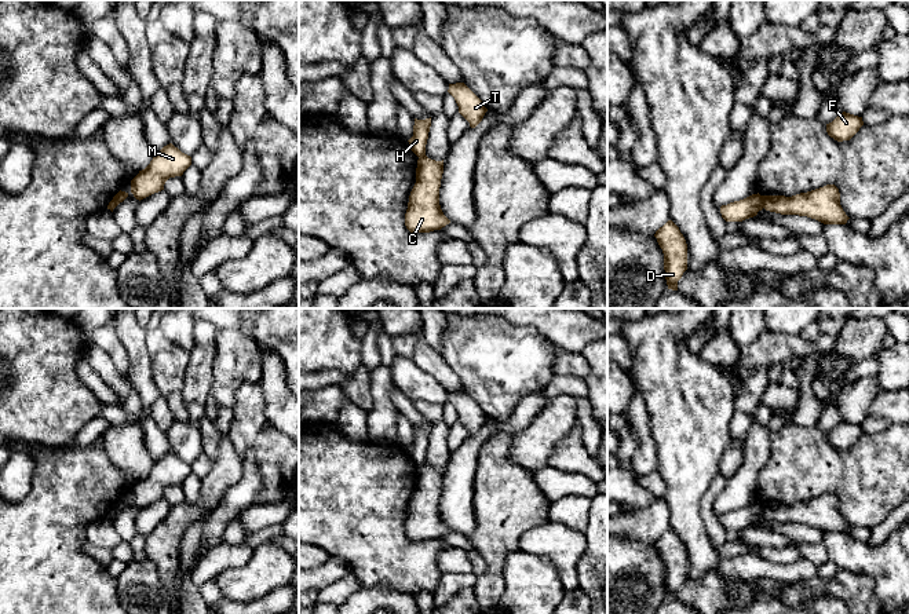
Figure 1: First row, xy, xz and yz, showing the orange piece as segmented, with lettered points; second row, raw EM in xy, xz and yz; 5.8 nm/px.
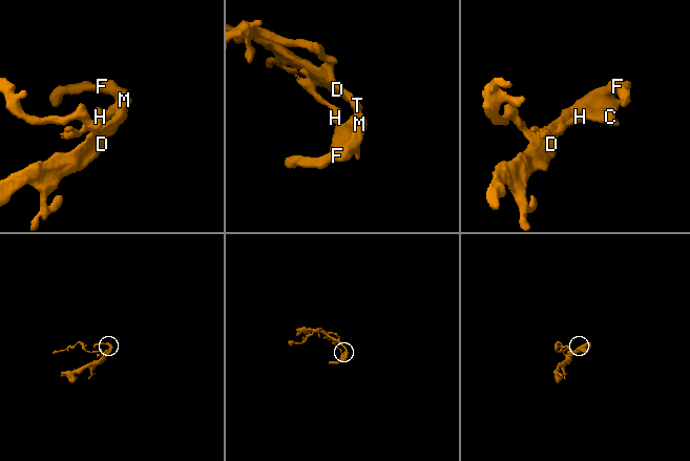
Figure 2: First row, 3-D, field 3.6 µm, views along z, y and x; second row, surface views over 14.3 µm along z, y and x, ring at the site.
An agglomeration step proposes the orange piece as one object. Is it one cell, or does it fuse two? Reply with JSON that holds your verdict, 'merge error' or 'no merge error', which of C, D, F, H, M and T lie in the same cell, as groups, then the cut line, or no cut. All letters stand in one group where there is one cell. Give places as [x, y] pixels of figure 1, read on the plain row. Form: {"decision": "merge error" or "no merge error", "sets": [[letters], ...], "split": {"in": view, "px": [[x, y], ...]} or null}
{"decision": "merge error", "sets": [["C", "D", "F", "M", "T"], ["H"]], "split": {"in": "yz", "px": [[762, 504], [763, 515]]}}

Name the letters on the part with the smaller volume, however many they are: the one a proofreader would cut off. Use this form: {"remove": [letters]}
{"remove": ["H"]}

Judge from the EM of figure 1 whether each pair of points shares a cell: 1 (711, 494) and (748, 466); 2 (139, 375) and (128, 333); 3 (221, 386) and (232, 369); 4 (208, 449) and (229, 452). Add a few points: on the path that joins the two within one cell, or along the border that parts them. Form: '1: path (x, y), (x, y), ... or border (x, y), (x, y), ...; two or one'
1: border (726, 481), (714, 504), (714, 511), (718, 515); two
2: path (139, 365), (134, 343); one
3: path (225, 382), (229, 373); one
4: border (223, 435), (218, 448), (218, 457), (214, 461); two

